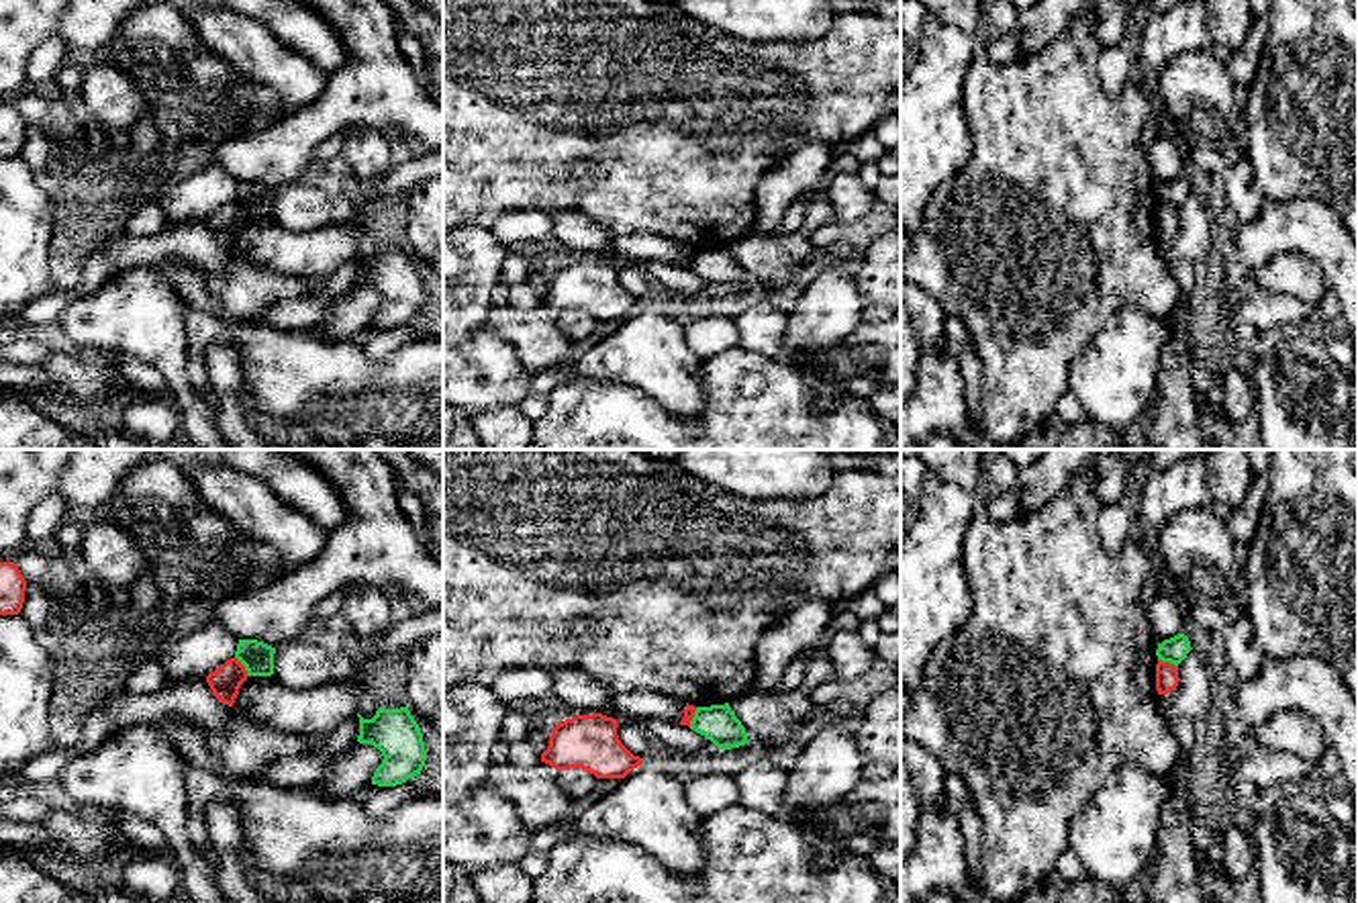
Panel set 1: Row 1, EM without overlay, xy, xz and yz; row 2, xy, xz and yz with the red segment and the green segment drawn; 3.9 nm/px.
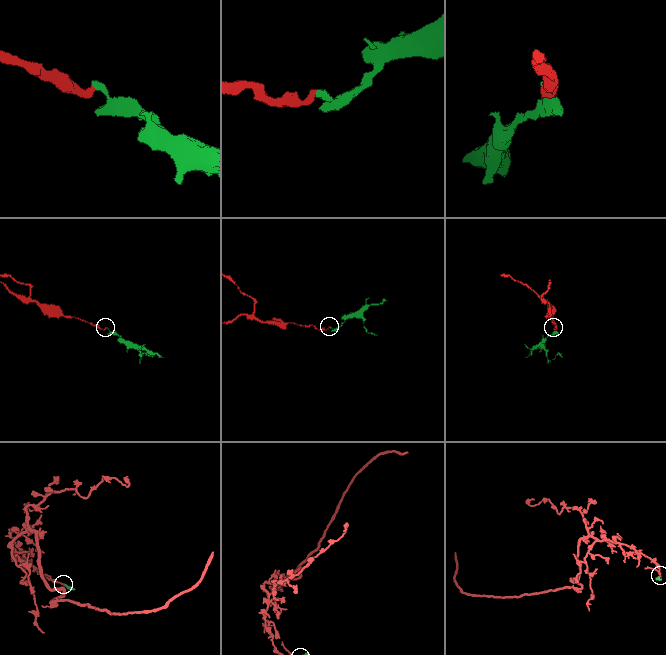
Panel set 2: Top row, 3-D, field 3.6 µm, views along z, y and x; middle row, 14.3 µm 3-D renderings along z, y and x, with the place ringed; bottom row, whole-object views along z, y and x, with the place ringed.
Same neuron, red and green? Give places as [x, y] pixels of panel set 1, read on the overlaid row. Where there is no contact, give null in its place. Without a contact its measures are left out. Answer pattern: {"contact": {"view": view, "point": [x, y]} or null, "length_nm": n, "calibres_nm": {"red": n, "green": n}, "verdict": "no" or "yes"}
{"contact": {"view": "yz", "point": [1169, 662]}, "length_nm": 90, "calibres_nm": {"red": 100, "green": 100}, "verdict": "no"}

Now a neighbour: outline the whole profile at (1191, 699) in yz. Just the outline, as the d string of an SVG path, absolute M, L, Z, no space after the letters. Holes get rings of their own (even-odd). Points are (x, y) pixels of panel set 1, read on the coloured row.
M1191 650L1178 664L1178 686L1168 695L1158 695L1158 707L1166 719L1193 719L1209 715L1211 676L1205 666L1205 656Z

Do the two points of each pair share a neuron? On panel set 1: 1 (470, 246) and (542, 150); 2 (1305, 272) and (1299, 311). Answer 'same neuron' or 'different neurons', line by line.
1: different neurons
2: different neurons

